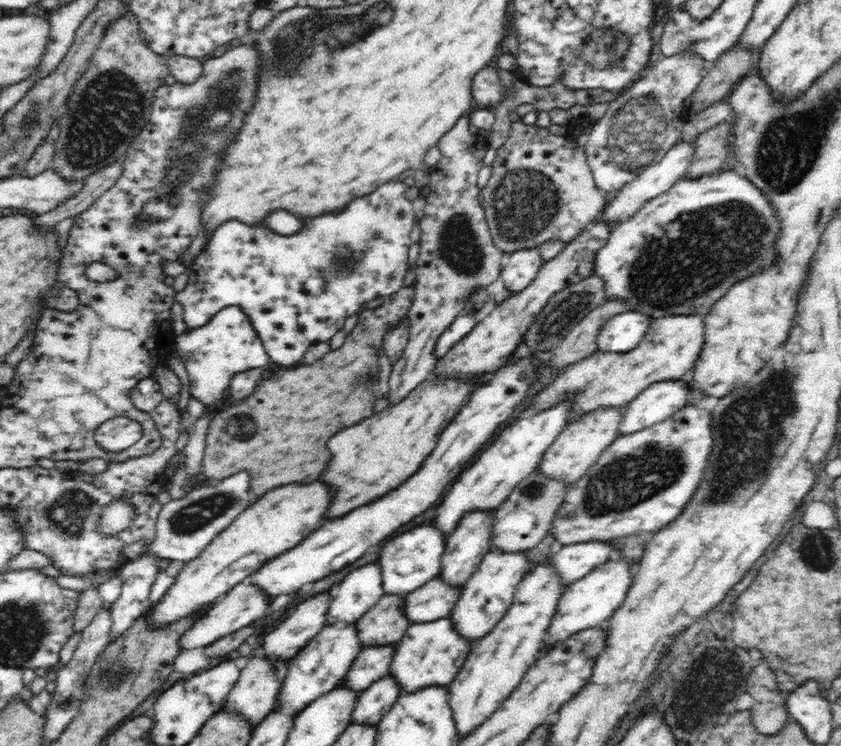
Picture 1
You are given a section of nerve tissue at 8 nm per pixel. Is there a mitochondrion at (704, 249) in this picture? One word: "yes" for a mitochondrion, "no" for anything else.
yes

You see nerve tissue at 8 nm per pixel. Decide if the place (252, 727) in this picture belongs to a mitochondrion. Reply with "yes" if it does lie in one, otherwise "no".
no

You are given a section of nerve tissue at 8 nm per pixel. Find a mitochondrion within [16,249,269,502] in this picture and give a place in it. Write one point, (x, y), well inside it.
(243, 427)

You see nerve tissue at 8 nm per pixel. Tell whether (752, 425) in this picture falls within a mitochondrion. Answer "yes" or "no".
yes

